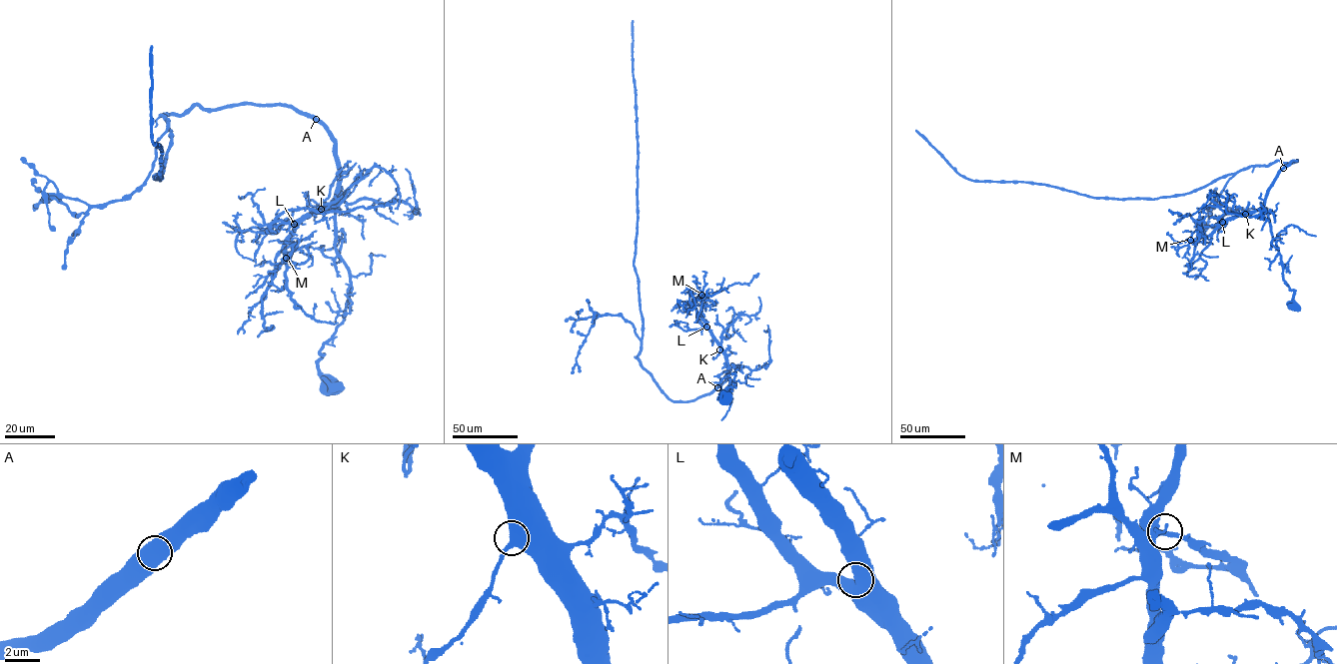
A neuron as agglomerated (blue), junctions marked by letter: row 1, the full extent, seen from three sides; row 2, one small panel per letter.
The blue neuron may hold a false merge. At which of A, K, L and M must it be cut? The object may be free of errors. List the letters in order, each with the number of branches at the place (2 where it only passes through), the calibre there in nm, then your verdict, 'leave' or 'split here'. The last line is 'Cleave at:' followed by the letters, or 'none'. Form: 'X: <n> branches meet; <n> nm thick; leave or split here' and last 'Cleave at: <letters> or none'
A: 2 branches meet; 750 nm thick; leave
K: 2 branches meet; 550 nm thick; leave
L: 1 branches meet; 900 nm thick; leave
M: 2 branches meet; 380 nm thick; leave
Cleave at: none

